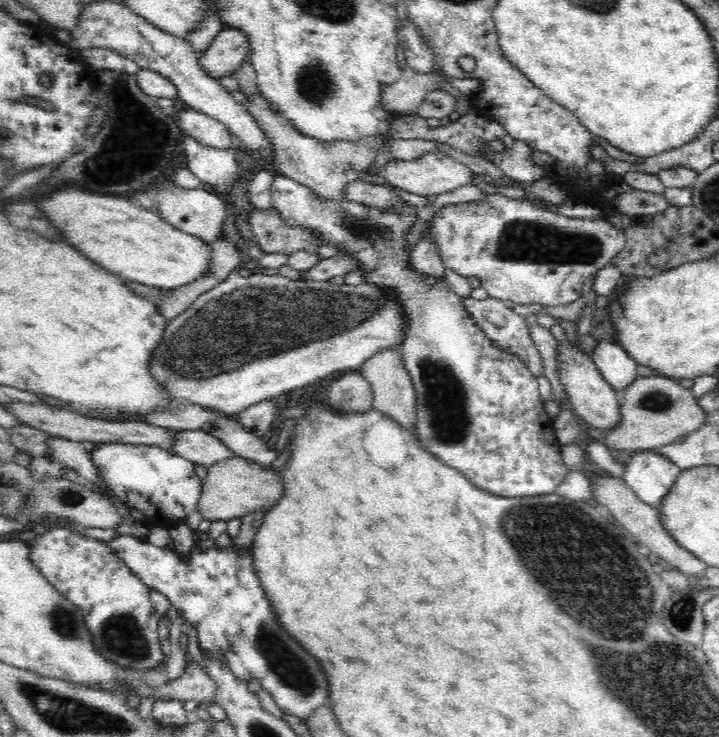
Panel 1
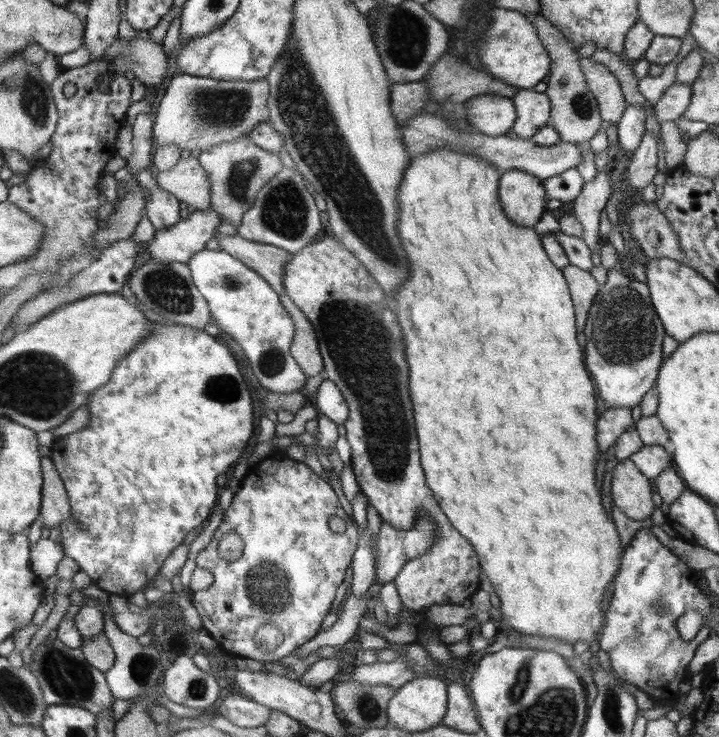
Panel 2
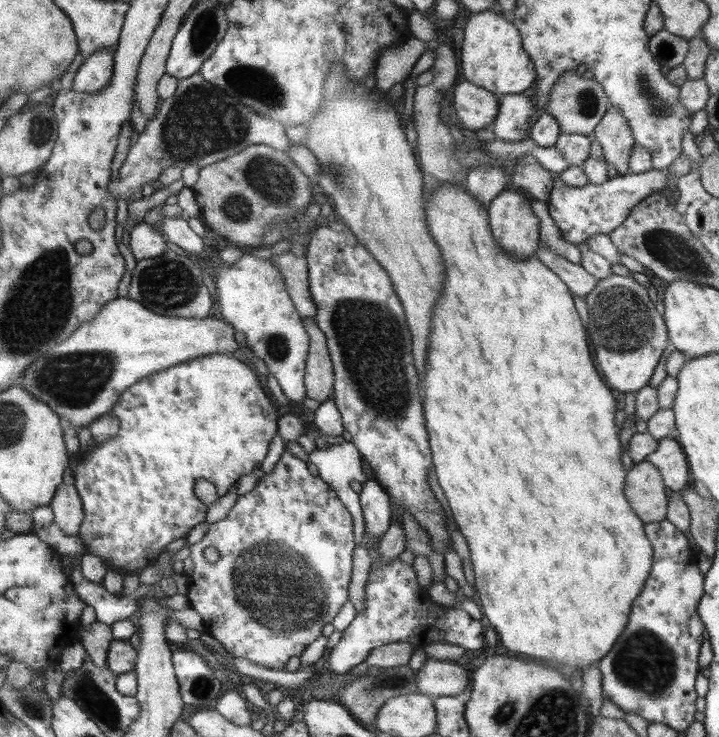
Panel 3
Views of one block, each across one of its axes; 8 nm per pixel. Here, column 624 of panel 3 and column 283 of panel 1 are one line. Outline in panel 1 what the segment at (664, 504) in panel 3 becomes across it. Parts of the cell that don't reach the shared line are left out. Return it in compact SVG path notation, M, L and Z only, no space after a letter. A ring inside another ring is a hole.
M237 457L219 463L208 469L208 476L202 480L202 495L198 500L197 510L208 521L230 521L233 518L242 519L248 514L262 510L266 514L278 500L283 498L283 477L279 472L260 467L252 460Z

